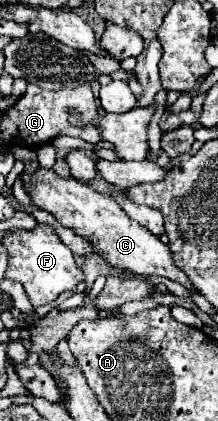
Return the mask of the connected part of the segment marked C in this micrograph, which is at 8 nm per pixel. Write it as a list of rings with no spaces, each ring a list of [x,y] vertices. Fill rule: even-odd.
[[[39,167],[37,173],[33,173],[33,175],[23,175],[23,183],[31,183],[31,189],[27,189],[27,193],[31,195],[33,205],[53,213],[57,217],[57,221],[61,225],[73,229],[75,235],[91,239],[95,253],[103,253],[107,263],[111,263],[115,267],[131,269],[137,275],[167,277],[171,281],[181,283],[183,287],[187,287],[191,291],[197,291],[193,287],[193,283],[189,281],[189,277],[185,275],[185,271],[173,261],[171,249],[165,243],[161,243],[161,239],[157,235],[149,233],[143,225],[137,225],[137,221],[129,219],[111,197],[99,195],[93,187],[89,187],[73,177],[63,179],[57,173],[53,173],[51,169],[43,169],[43,167]]]

